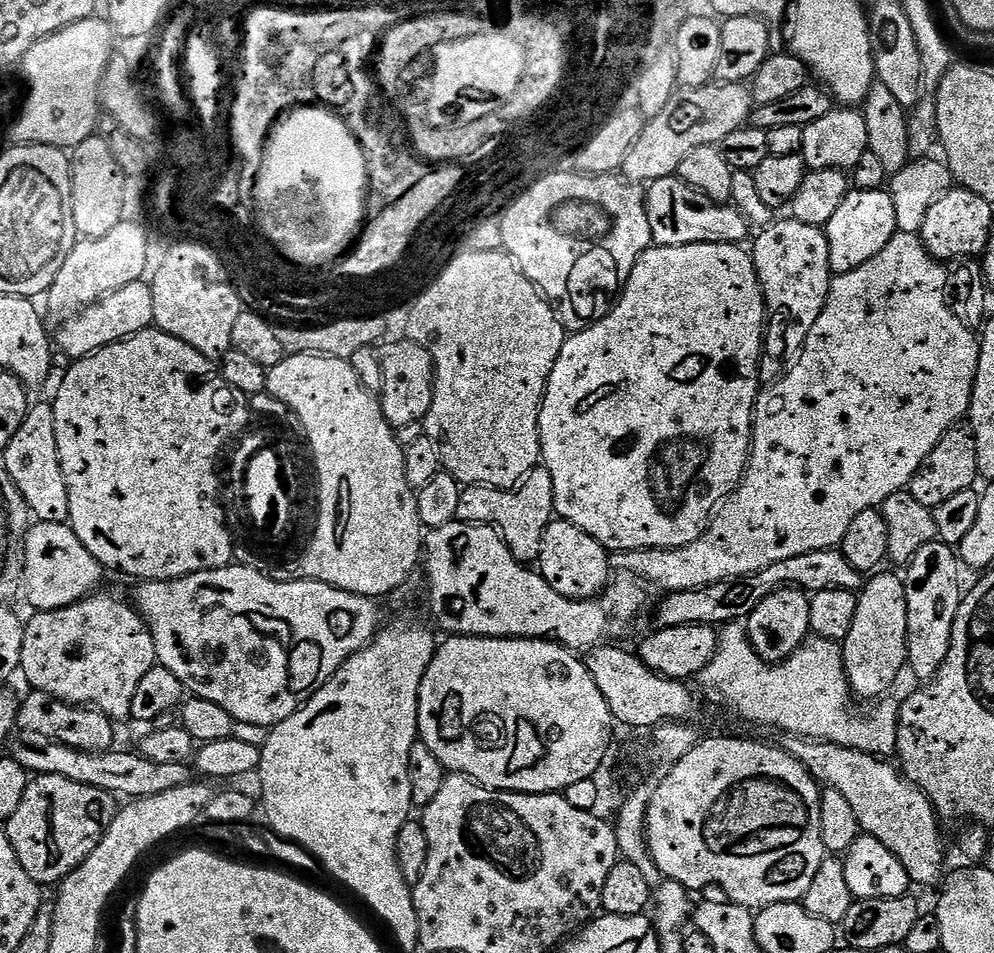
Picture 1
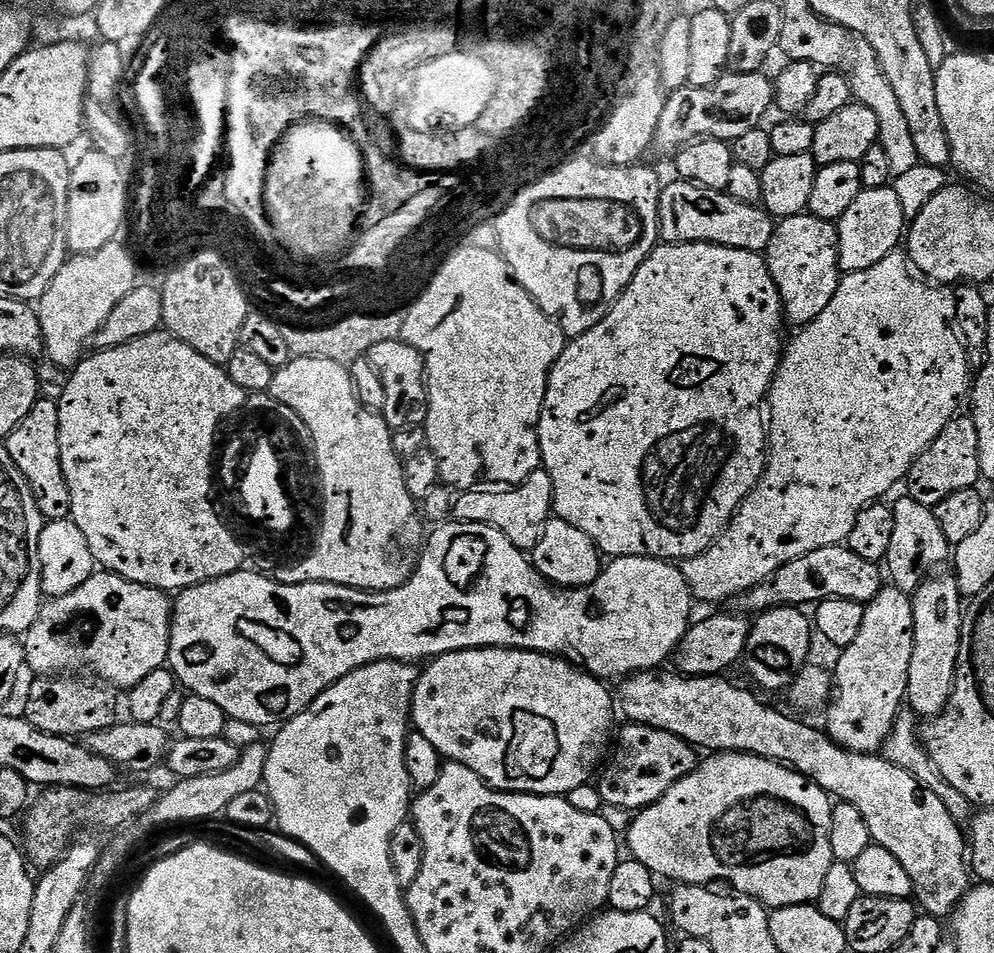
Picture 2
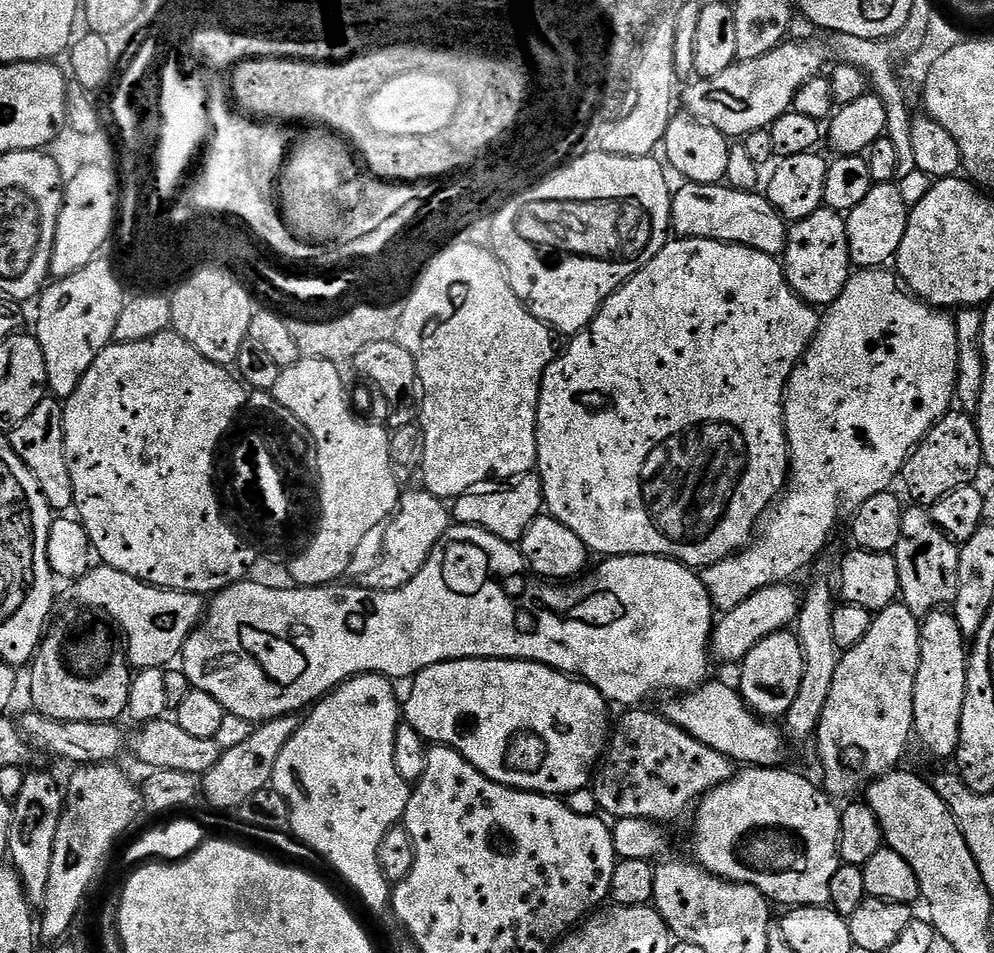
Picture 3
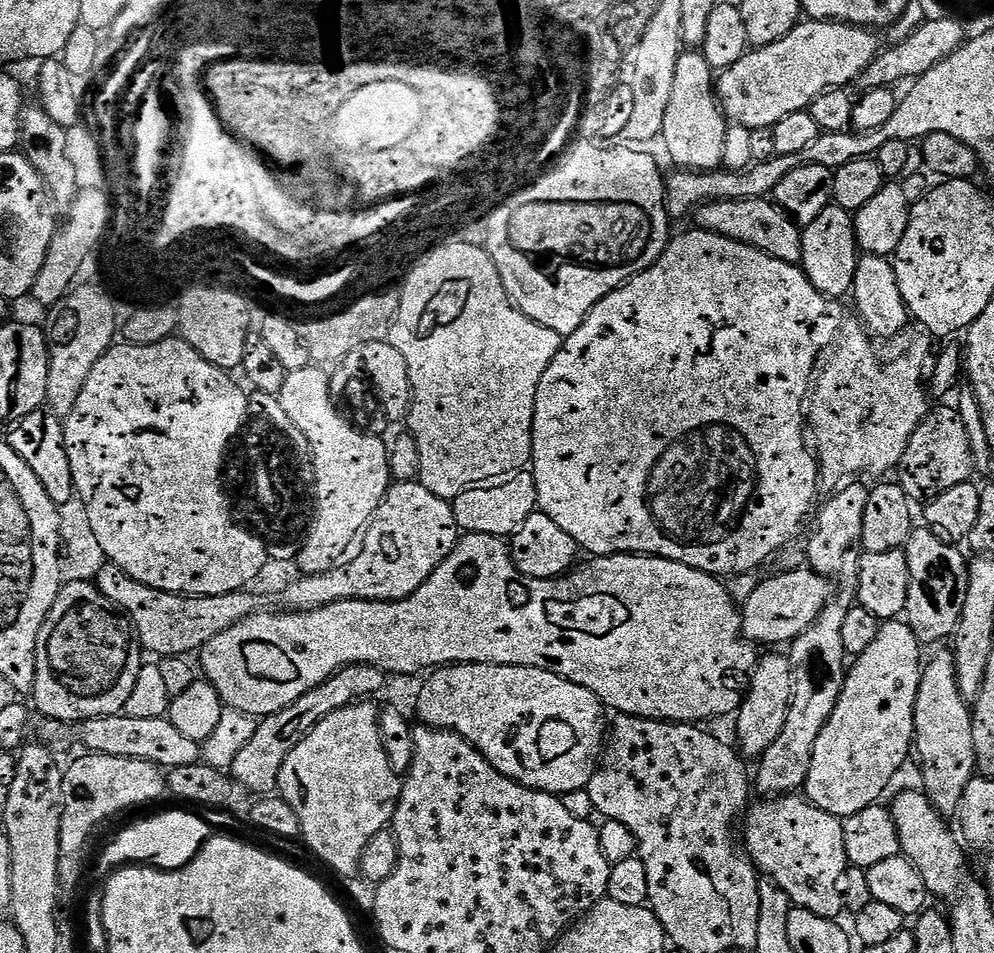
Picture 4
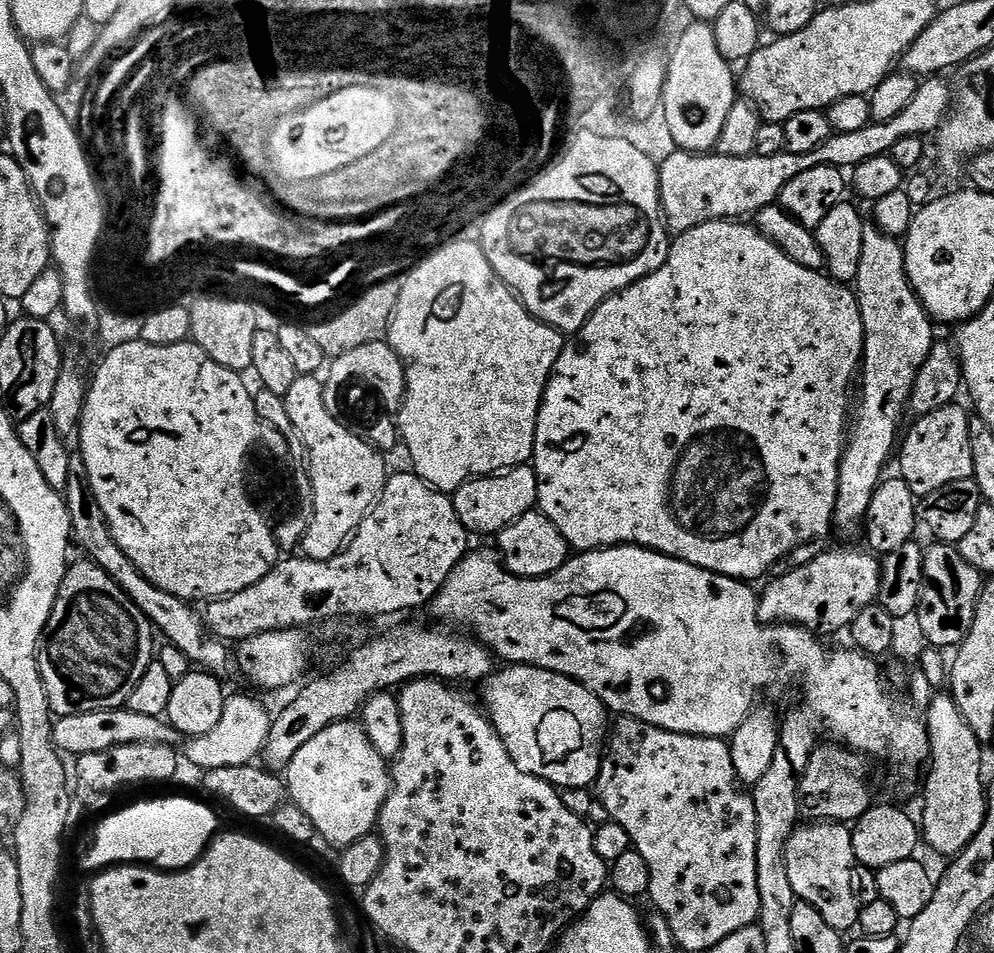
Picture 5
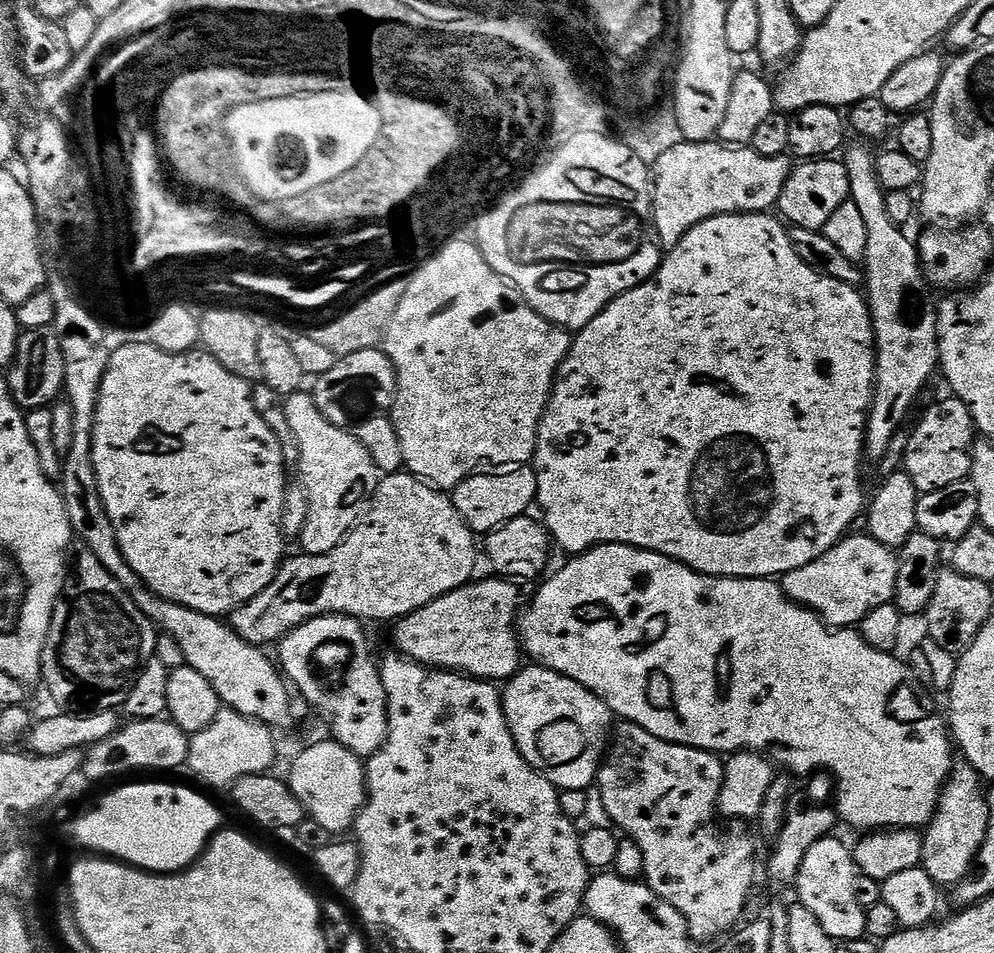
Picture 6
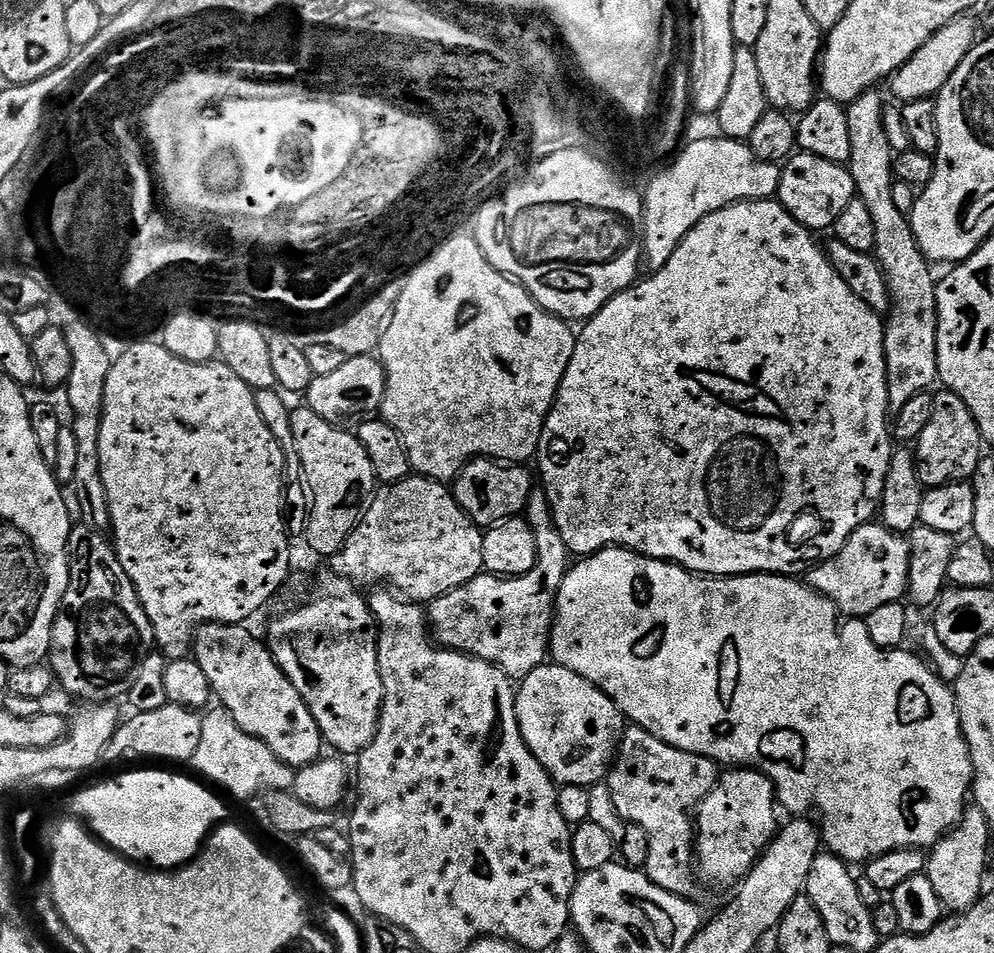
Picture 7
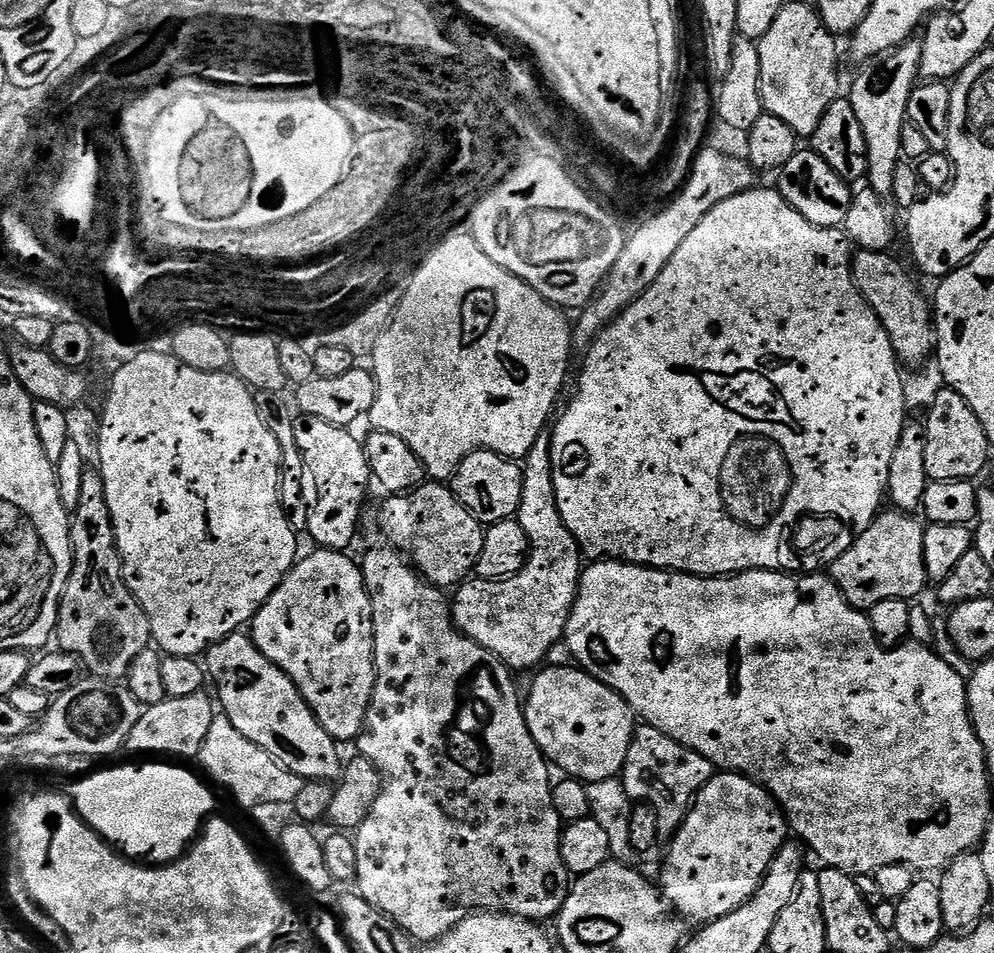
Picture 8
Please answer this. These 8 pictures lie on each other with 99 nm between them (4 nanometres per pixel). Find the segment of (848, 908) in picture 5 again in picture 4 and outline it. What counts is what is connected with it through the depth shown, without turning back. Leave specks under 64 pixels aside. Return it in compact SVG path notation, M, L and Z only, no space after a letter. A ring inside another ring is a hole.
M800 794L760 798L755 804L742 820L742 844L752 863L767 879L786 890L795 907L836 920L839 912L845 911L840 887L850 867L841 817L826 814Z

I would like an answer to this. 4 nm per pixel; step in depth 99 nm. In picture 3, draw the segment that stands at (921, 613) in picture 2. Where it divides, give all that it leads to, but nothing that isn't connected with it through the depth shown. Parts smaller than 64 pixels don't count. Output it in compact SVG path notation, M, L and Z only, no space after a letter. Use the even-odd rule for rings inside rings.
M937 610L923 617L918 682L914 682L914 736L936 756L955 757L956 748L960 745L962 706L968 681L968 654L966 638L951 611Z

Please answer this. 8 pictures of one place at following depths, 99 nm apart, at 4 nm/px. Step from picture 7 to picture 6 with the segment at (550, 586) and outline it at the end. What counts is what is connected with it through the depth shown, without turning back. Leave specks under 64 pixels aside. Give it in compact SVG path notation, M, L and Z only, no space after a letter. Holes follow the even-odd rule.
M491 579L485 584L472 582L463 588L455 588L450 594L395 621L395 651L426 668L458 672L473 680L511 680L522 667L518 639L518 613L522 608L520 592L515 583Z

